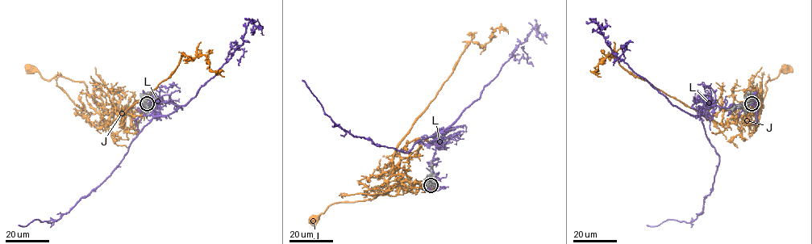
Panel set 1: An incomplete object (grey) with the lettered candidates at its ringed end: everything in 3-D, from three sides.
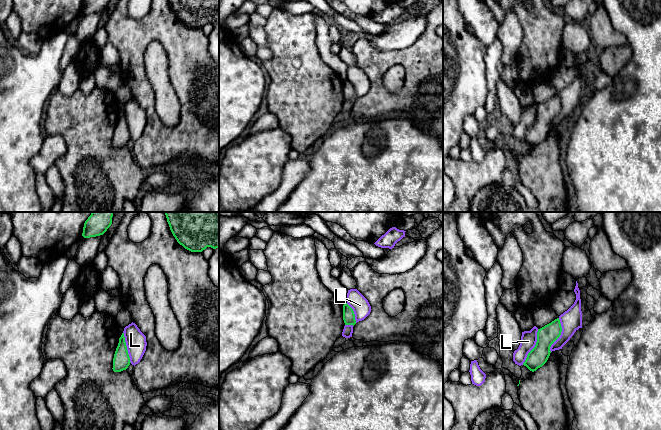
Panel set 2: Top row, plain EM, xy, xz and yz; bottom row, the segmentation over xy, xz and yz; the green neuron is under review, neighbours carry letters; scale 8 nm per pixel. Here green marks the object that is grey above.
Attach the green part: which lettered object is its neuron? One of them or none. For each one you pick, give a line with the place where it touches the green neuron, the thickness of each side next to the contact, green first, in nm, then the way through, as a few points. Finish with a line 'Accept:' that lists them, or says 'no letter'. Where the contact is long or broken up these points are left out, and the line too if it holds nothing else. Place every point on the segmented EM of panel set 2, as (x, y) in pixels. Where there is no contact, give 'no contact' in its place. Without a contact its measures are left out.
Accept: no letter

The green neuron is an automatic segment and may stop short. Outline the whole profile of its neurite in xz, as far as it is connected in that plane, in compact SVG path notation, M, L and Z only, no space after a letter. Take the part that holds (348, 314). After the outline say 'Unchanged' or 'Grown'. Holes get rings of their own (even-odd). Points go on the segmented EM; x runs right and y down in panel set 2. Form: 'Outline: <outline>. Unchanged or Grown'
Outline: M347 303L343 305L343 320L345 325L356 324L354 311Z. Unchanged

